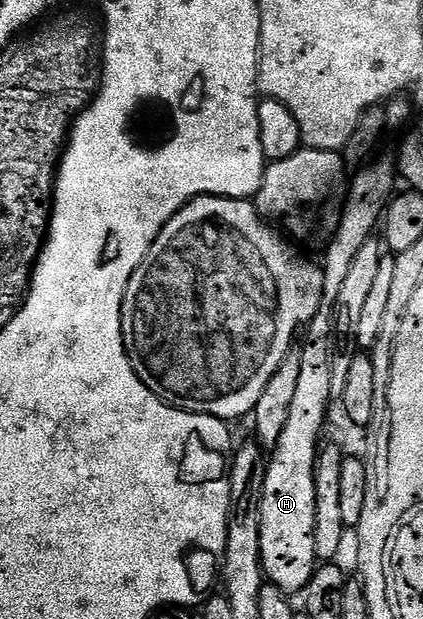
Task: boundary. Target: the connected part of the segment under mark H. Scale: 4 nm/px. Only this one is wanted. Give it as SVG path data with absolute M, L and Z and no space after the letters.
M381 160L378 164L372 164L365 166L370 168L362 167L362 172L354 180L352 177L348 181L337 230L328 241L329 249L325 252L324 303L307 326L307 333L309 332L313 341L306 348L300 349L301 369L299 386L295 389L295 402L291 402L287 426L283 426L283 434L279 434L279 442L271 449L265 466L261 499L261 567L265 570L268 583L279 586L287 594L304 593L313 572L319 566L315 554L315 466L319 445L322 443L321 427L324 426L325 415L329 412L329 396L334 395L330 344L333 340L332 304L335 298L339 298L339 290L351 271L355 256L359 254L359 250L363 250L366 242L374 239L373 231L376 228L378 231L385 209L389 207L398 187L391 161Z

